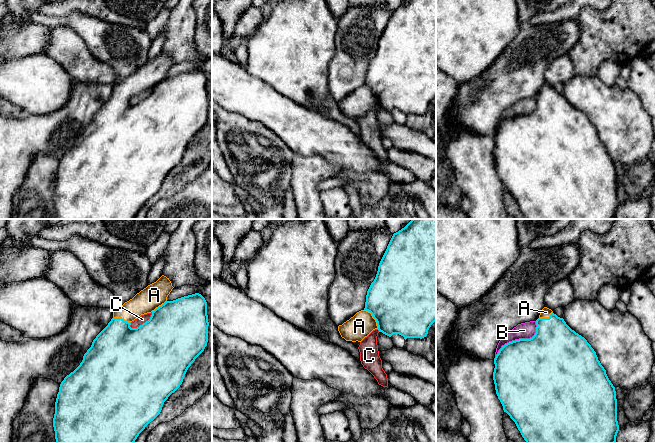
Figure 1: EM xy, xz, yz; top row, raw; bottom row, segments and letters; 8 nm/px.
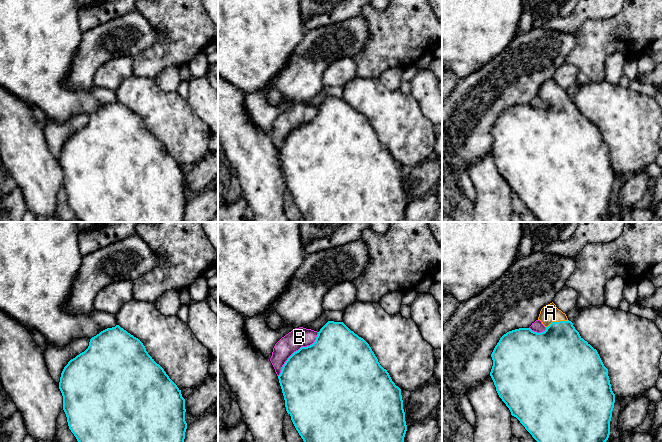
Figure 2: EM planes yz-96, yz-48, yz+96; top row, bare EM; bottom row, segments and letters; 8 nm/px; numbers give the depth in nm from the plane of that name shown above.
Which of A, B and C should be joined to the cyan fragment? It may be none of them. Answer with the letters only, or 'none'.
A

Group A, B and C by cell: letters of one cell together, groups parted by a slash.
A / B C

